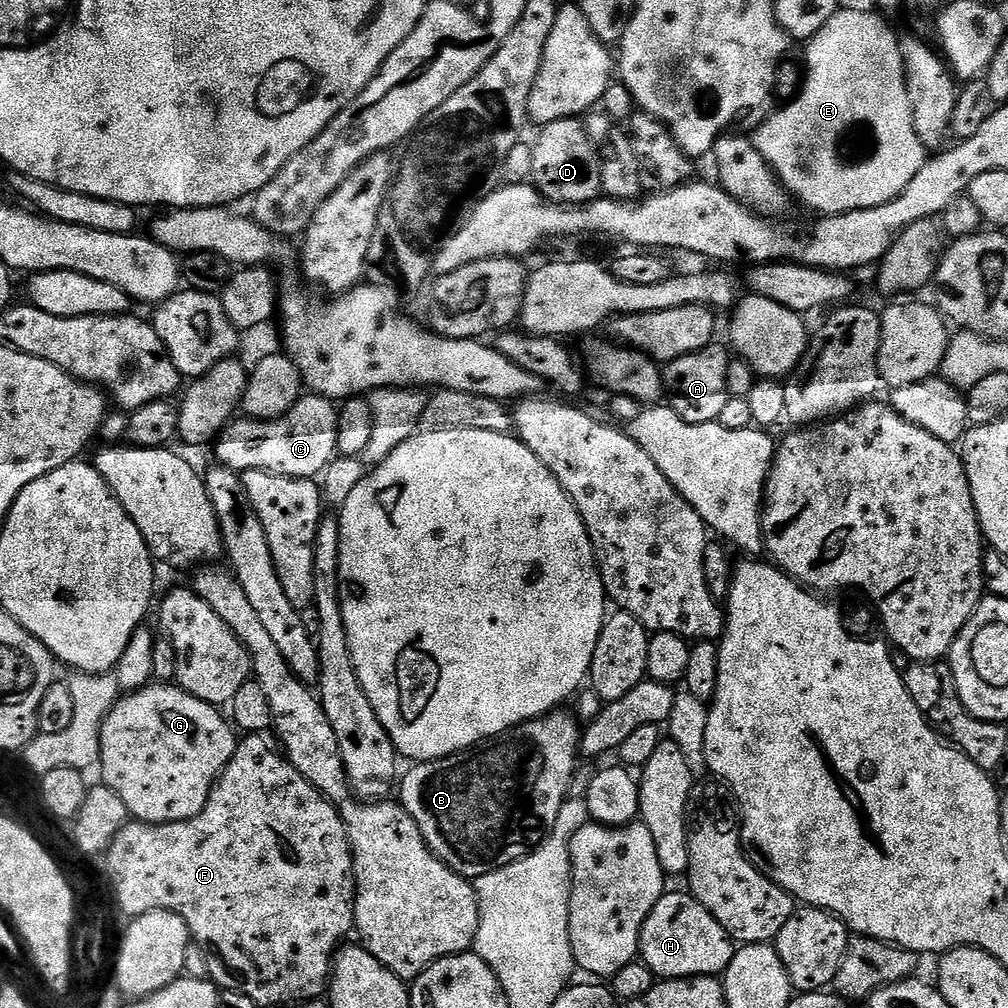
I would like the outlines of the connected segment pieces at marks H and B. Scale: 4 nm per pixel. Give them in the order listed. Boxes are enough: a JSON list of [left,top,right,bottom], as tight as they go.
[[639,891,736,980],[398,710,582,876]]

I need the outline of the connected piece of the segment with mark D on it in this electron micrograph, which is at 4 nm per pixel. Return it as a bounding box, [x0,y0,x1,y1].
[531,119,601,206]

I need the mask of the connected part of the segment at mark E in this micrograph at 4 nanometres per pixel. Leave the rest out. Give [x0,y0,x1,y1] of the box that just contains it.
[754,6,926,216]

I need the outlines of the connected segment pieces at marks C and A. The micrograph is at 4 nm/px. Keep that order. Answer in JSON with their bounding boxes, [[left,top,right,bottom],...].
[[214,394,340,480],[663,342,730,424]]

